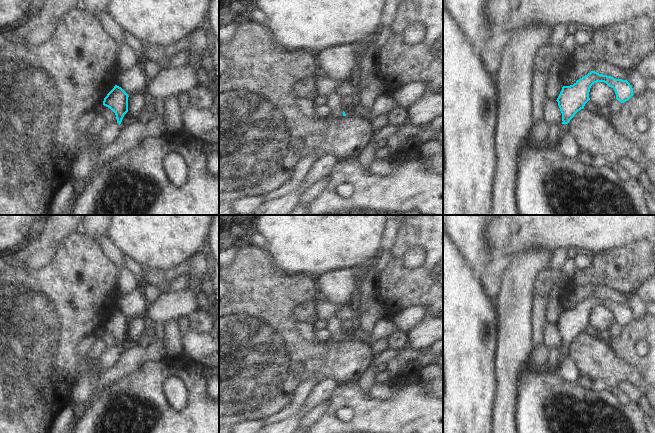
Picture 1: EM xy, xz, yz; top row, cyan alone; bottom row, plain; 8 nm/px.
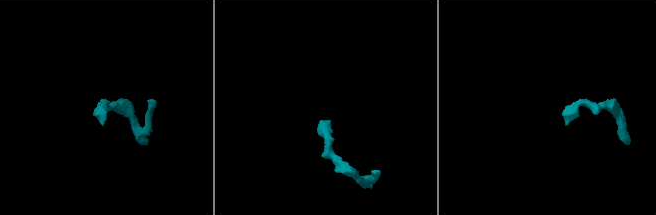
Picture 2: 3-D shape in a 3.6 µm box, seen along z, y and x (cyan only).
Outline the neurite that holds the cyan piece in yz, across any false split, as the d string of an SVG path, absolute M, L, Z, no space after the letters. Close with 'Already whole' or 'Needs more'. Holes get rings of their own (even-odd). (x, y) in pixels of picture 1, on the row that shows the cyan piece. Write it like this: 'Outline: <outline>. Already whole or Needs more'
Outline: M591 71L577 80L573 85L562 87L556 100L562 113L563 121L560 125L560 134L569 131L570 127L568 123L578 111L584 109L585 104L590 100L590 88L597 82L604 82L609 87L613 88L616 99L621 103L628 101L634 95L633 88L627 80L615 79L611 76Z. Needs more

